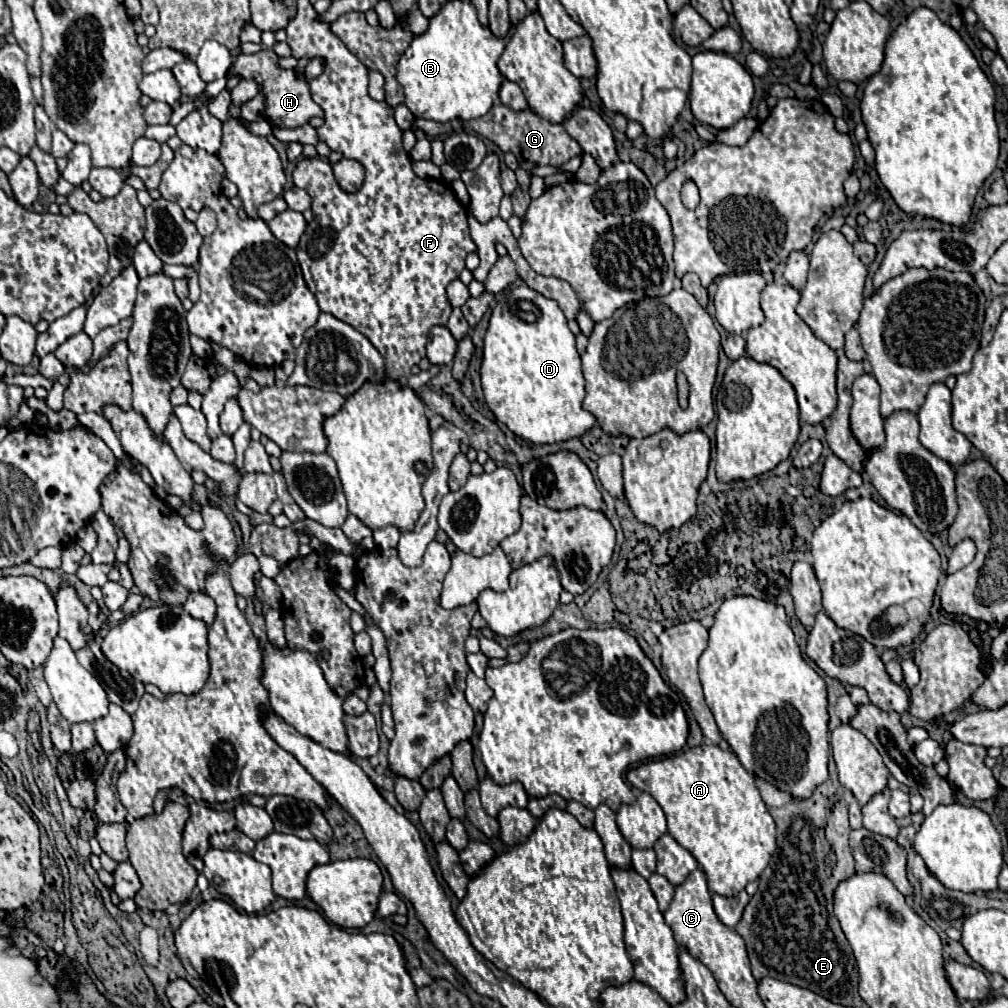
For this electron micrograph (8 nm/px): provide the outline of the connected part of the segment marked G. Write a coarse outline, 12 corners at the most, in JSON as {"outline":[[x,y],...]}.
{"outline":[[495,104],[453,120],[503,152],[559,166],[581,152],[561,124]]}

